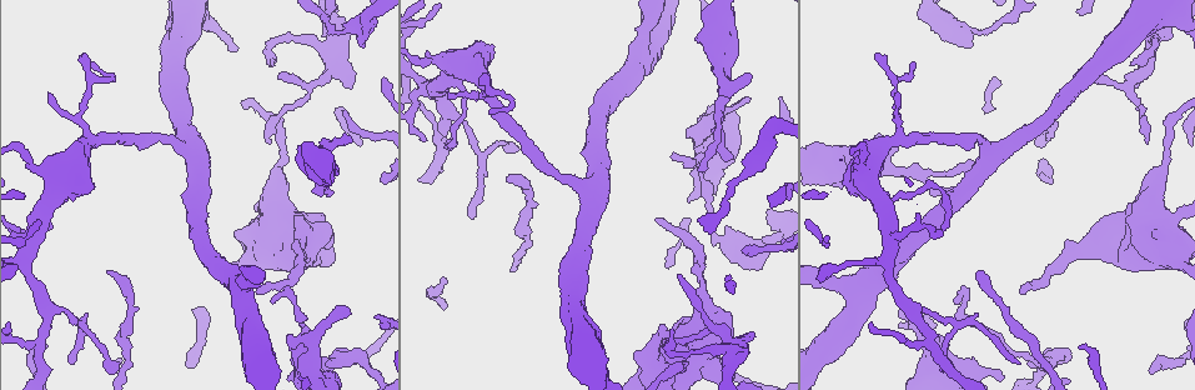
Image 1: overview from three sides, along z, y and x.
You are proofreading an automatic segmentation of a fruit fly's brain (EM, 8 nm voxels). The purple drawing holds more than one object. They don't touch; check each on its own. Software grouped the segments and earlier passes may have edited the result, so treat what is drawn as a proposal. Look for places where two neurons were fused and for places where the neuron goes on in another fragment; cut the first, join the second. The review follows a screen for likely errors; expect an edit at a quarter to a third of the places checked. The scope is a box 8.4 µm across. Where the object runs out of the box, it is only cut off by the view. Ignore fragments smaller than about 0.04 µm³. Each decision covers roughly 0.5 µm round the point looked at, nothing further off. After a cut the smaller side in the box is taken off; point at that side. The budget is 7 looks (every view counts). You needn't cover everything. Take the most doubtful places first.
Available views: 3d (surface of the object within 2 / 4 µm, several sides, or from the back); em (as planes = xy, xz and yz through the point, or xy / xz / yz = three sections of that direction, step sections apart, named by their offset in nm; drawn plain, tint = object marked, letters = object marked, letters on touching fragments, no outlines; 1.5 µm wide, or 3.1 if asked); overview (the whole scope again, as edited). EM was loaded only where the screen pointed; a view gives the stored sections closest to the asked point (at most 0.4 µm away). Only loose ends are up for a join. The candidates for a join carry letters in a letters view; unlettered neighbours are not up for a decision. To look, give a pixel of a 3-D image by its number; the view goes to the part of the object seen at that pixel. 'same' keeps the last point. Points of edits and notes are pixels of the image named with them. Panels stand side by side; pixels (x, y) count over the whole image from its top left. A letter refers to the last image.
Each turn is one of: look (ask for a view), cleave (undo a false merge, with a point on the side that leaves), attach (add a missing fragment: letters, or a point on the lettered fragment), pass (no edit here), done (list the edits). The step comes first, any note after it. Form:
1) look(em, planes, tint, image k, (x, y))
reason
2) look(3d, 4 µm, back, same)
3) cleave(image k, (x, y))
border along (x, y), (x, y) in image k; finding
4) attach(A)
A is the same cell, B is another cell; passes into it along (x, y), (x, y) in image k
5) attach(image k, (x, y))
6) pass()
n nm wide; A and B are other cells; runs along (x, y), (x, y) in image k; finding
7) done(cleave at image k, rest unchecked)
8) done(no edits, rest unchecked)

look(3d, 4 µm, image 1, (1019, 291))
long arm stops here

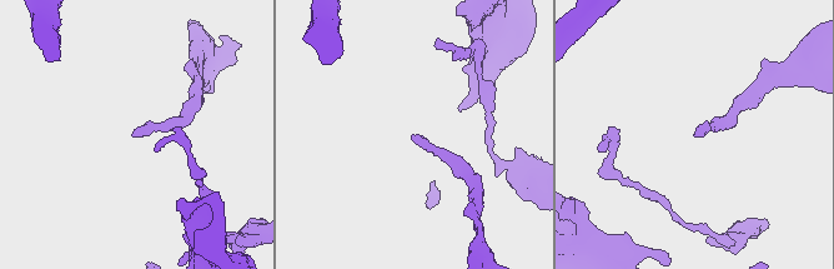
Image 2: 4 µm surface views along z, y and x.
look(em, xy, step 4, plain, image 2, (134, 137))
need the tissue

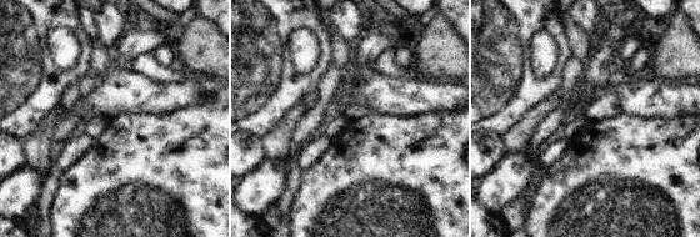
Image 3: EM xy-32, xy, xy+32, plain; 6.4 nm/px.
look(em, xy, step 4, letters, same)

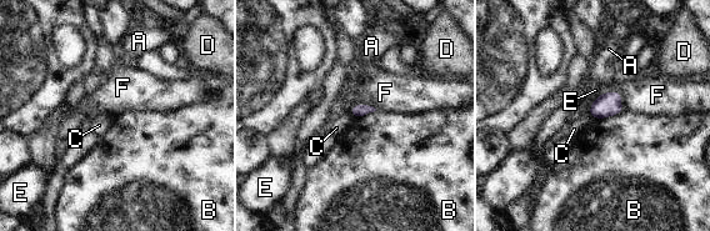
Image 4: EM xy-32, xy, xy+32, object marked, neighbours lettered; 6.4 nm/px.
pass()
A, B, C, D, E and F are other cells; border along (348, 113), (354, 117) in image 4; no lettered fragment goes on from it

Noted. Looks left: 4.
look(em, planes, plain, image 1, (48, 94))
tapers out

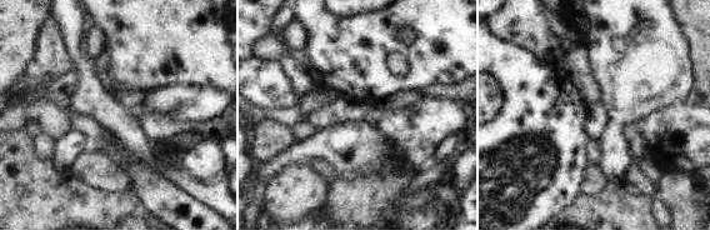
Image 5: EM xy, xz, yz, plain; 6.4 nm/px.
look(em, planes, letters, same)

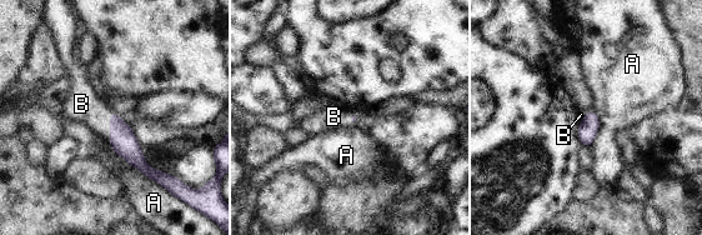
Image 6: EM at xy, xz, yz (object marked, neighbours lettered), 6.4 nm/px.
attach(B)
B is the same cell, A is another cell; passes into it along (123, 140), (110, 126), (81, 104) in image 6; it goes on there

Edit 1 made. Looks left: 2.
look(em, planes, letters, image 1, (946, 229))
tapers out

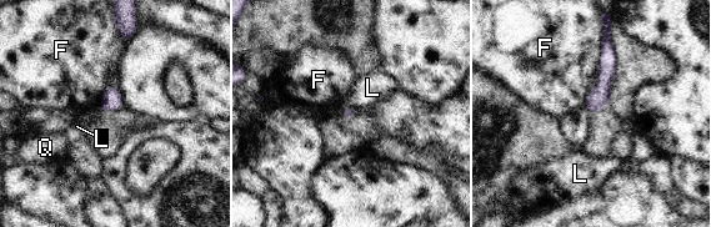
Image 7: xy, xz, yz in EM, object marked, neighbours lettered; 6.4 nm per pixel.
pass()
70 nm wide; F, L and Q are other cells; border along (356, 109), (345, 107), (341, 111) in image 7; none of them fits

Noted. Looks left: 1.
done(attach at image 6, rest unchecked)

